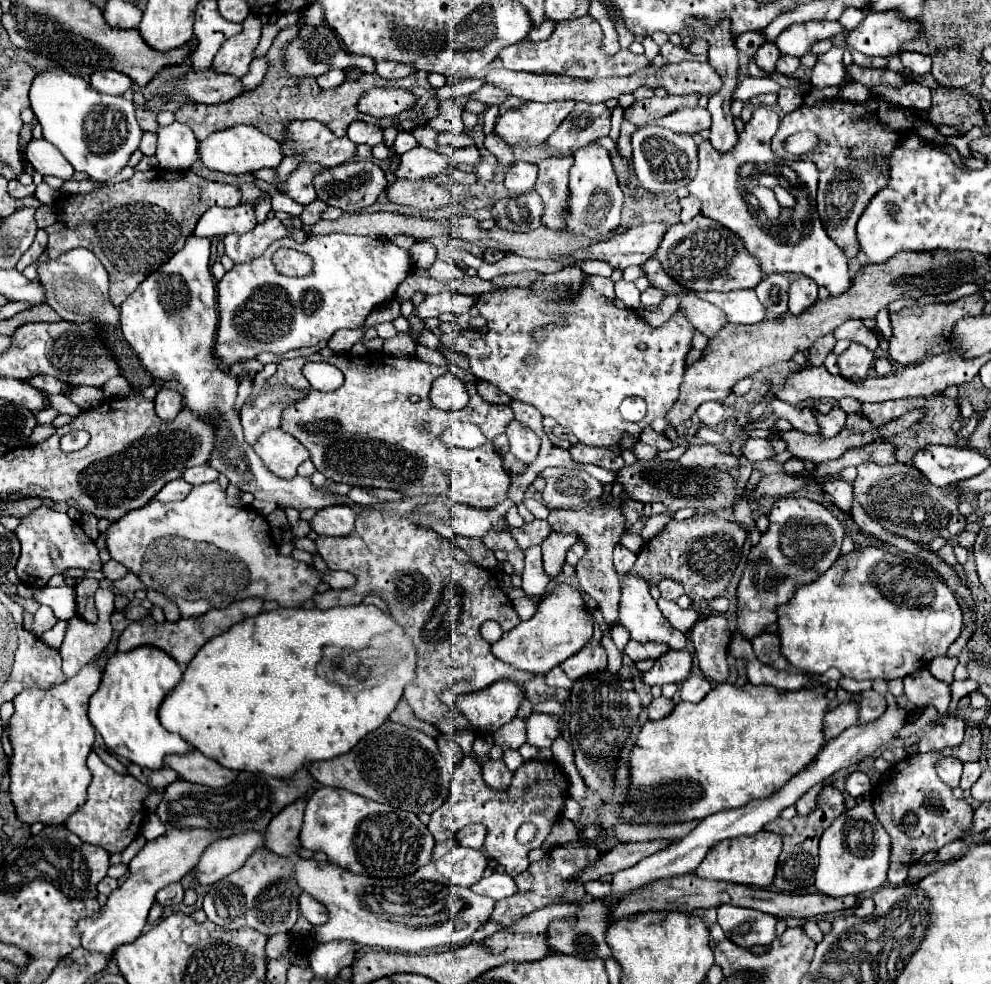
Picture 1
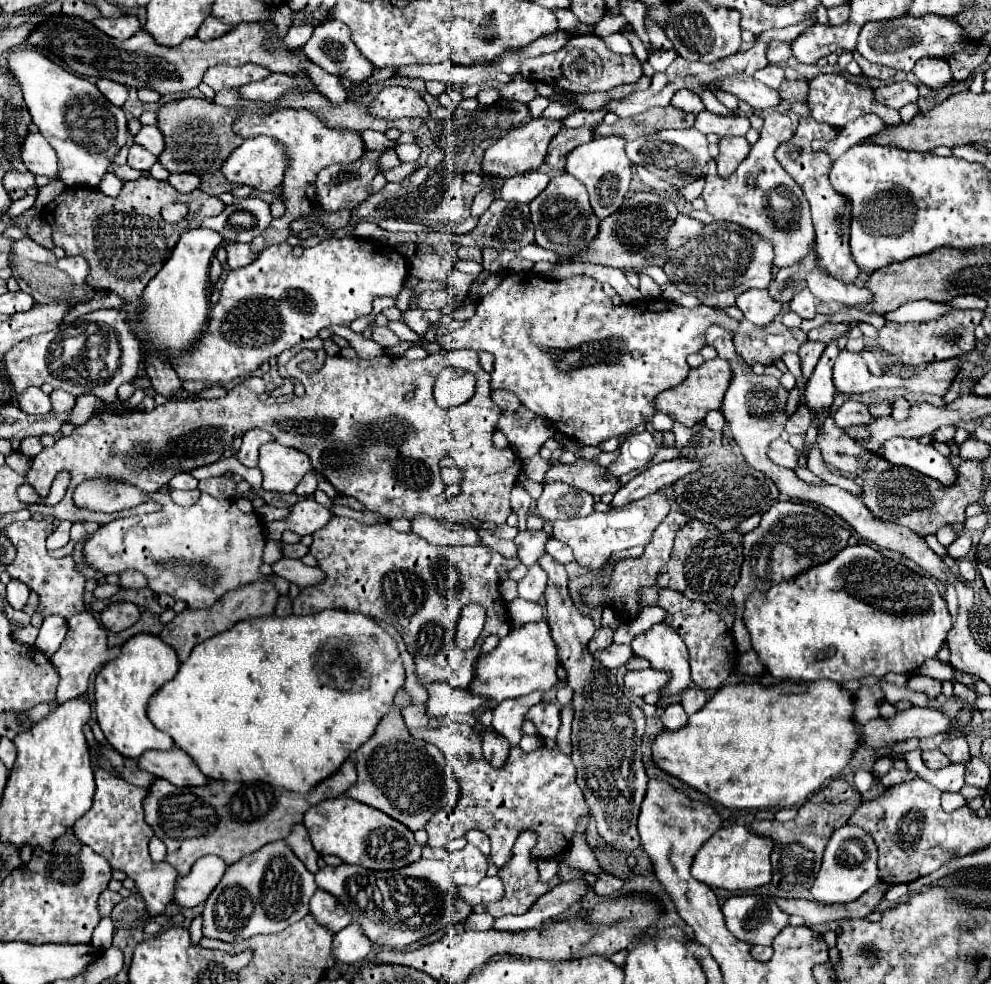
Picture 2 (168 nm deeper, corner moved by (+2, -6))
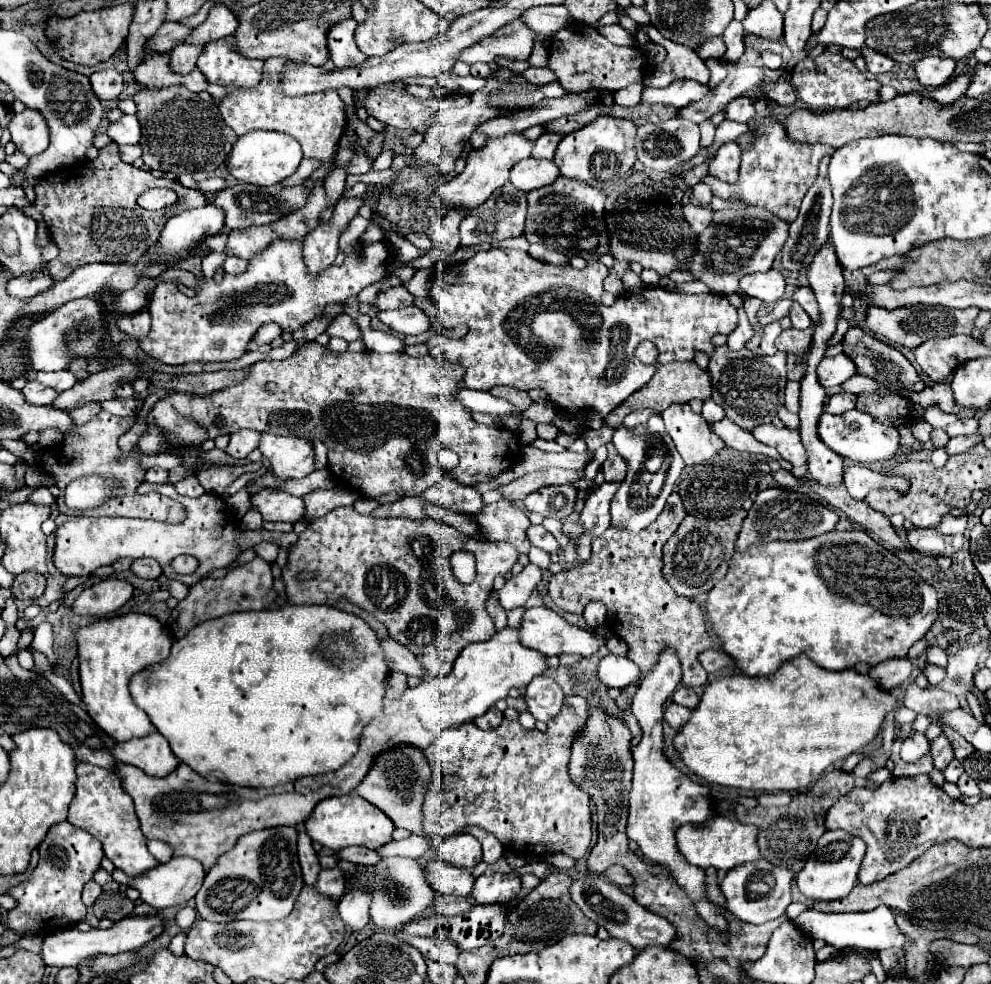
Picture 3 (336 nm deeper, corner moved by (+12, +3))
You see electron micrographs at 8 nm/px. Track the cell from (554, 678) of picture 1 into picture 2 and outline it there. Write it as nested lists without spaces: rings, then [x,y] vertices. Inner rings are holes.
[[[535,692],[535,694],[527,694],[523,698],[515,698],[515,700],[507,700],[501,702],[499,706],[493,708],[493,728],[497,732],[501,732],[507,740],[509,746],[517,746],[521,740],[521,724],[523,724],[523,716],[527,714],[527,710],[535,704],[539,704],[543,700],[543,692]]]

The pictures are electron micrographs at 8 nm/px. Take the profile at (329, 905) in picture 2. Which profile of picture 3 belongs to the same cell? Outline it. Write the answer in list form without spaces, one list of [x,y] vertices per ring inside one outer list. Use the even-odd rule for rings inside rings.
[[[333,867],[333,869],[323,869],[317,883],[315,883],[315,889],[319,893],[325,893],[327,897],[331,899],[337,899],[343,895],[343,889],[345,889],[345,877],[343,877],[343,871],[339,867]]]

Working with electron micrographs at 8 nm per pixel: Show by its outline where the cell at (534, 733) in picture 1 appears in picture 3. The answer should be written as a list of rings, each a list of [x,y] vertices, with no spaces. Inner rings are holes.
[[[547,675],[535,677],[525,691],[527,709],[535,719],[545,723],[551,721],[561,711],[563,699],[565,699],[563,689],[557,685],[553,677],[547,677]]]

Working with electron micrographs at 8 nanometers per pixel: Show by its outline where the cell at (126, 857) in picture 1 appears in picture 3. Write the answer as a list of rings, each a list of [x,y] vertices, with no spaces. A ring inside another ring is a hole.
[[[175,857],[165,865],[157,865],[157,869],[153,869],[149,873],[141,873],[141,877],[129,877],[127,873],[121,873],[121,869],[115,869],[111,873],[111,877],[117,883],[135,887],[141,895],[141,901],[145,901],[153,909],[165,909],[165,907],[173,907],[173,905],[183,905],[189,899],[193,899],[203,883],[205,873],[203,873],[203,867],[199,861],[189,859],[189,857]]]

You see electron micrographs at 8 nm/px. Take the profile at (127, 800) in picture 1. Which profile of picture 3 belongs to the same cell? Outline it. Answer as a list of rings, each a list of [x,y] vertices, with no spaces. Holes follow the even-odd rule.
[[[79,763],[75,773],[77,773],[77,793],[69,805],[67,819],[75,827],[81,827],[89,831],[93,837],[97,837],[103,845],[105,857],[111,859],[117,869],[129,875],[139,875],[159,865],[157,859],[147,851],[147,839],[139,829],[139,819],[135,815],[133,801],[121,789],[117,775],[109,769],[101,769],[89,763]]]

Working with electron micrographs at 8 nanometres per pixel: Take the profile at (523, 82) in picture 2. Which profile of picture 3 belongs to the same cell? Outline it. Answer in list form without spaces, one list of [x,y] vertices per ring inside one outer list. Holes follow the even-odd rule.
[[[531,67],[527,71],[521,73],[529,83],[535,83],[535,85],[545,85],[545,83],[551,83],[551,81],[557,81],[557,75],[549,69],[549,67]]]

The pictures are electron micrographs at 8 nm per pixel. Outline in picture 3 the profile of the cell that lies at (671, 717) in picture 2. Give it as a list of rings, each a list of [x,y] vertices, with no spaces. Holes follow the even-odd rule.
[[[671,703],[665,711],[665,721],[673,727],[673,729],[679,729],[679,725],[685,725],[685,721],[691,717],[691,709],[687,707],[681,707],[677,703]]]

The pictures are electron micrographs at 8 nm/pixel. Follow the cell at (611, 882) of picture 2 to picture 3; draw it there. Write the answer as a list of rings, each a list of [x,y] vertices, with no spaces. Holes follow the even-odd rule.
[[[609,867],[609,869],[605,871],[605,877],[607,877],[609,881],[621,885],[621,887],[629,887],[629,885],[635,883],[633,877],[629,877],[629,871],[627,871],[625,867]]]

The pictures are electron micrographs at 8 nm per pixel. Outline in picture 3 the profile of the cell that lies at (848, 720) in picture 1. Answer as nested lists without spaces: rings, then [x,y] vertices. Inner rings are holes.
[[[893,657],[893,659],[889,659],[889,661],[881,661],[879,665],[875,665],[869,675],[871,675],[871,677],[877,677],[877,679],[881,681],[881,687],[885,687],[885,689],[895,689],[895,687],[899,687],[903,681],[909,679],[911,669],[913,669],[913,667],[911,667],[911,661],[909,661],[907,657],[901,657],[901,659]]]

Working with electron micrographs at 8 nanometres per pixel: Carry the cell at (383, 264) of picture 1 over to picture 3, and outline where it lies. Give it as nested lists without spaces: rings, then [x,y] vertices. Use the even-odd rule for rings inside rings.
[[[275,241],[269,249],[255,255],[249,261],[249,269],[241,275],[223,275],[223,281],[217,283],[213,279],[203,279],[193,291],[193,295],[185,295],[177,283],[159,281],[157,289],[153,289],[153,297],[149,299],[149,313],[151,313],[151,329],[149,337],[141,341],[141,349],[153,357],[163,361],[165,365],[185,365],[195,361],[231,361],[239,359],[245,353],[247,343],[253,339],[257,329],[263,323],[275,321],[283,327],[283,331],[295,331],[313,317],[321,315],[325,305],[329,303],[343,303],[347,297],[359,295],[359,291],[375,281],[385,277],[385,261],[389,259],[389,251],[383,243],[365,245],[363,251],[355,257],[345,257],[341,267],[333,265],[319,277],[309,275],[303,263],[303,245],[301,241]]]

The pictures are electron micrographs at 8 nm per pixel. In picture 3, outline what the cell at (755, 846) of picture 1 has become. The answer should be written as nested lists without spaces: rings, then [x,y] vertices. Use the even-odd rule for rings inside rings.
[[[711,817],[705,825],[685,825],[677,829],[675,833],[677,849],[685,857],[687,863],[697,865],[701,869],[715,867],[721,871],[729,871],[741,863],[759,859],[759,847],[757,847],[757,827],[755,825],[743,825],[737,819],[731,817]]]

